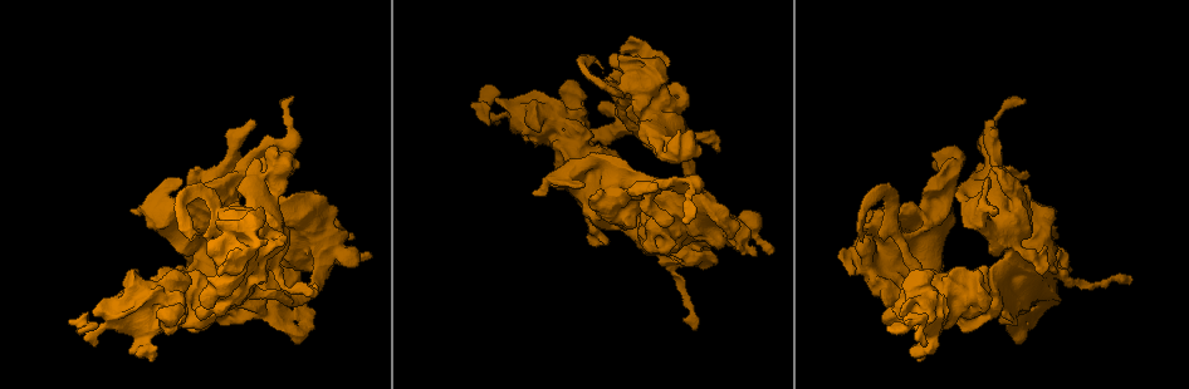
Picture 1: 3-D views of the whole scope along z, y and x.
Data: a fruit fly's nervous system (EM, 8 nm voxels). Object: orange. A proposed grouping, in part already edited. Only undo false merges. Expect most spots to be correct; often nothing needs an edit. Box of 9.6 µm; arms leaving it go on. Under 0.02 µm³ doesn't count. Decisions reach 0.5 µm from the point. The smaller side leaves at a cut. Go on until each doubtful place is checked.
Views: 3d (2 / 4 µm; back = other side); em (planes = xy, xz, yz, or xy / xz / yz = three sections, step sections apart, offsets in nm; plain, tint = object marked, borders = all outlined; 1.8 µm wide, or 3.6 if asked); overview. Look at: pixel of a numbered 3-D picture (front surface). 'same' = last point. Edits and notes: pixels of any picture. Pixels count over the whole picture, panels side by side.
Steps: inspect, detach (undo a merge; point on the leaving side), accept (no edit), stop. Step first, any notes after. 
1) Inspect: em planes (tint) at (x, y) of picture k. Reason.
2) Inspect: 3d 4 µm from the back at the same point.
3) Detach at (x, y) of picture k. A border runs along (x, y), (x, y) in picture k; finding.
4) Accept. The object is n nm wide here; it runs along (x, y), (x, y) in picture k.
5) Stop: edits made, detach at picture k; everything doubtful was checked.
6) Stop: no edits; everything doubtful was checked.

Inspect: em 3.6 µm planes (borders) at (507, 115) of picture 1. Abrupt turn.

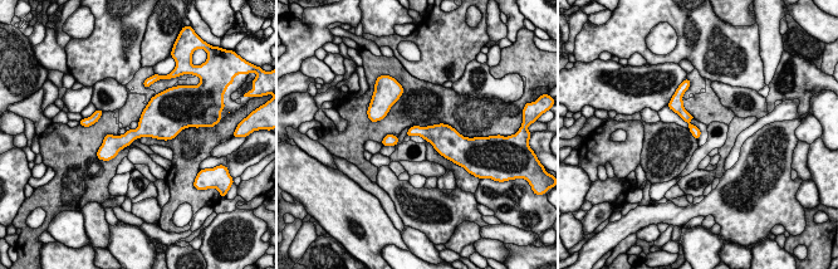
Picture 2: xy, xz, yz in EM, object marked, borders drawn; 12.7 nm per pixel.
Accept. It runs along (675, 106), (687, 118), (696, 135) in picture 2; all the same neuron.

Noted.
Inspect: em yz step 16 (tint) at (636, 120) of picture 1. Calibre changes.

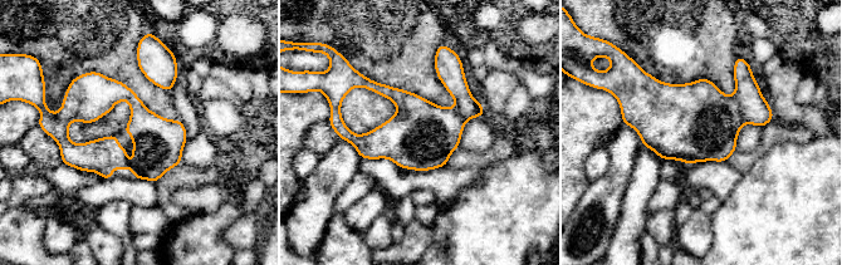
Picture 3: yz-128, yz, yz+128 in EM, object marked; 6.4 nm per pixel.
Accept. All the same neuron.

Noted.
Inspect: 3d 4 µm at (244, 171) of picture 1. A fork.

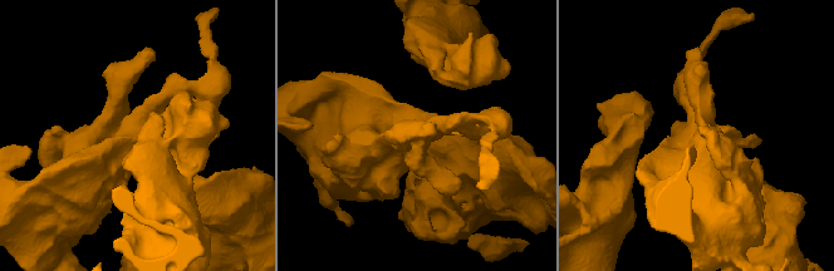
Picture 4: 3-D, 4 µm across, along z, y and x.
Inspect: em 3.6 µm planes (tint) at (134, 137) of picture 4.

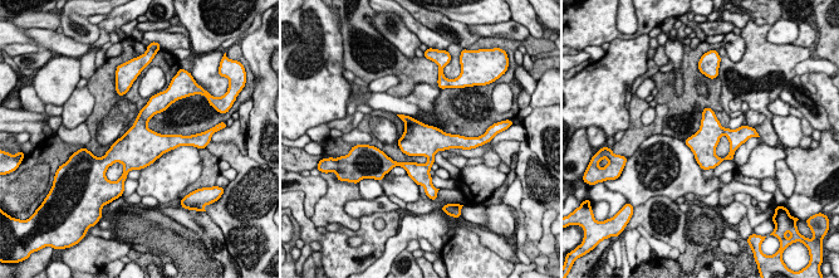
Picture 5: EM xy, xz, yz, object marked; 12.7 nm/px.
Accept. The object is 340 nm wide here; all the same neuron.

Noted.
Stop: no edits; everything doubtful was checked.

